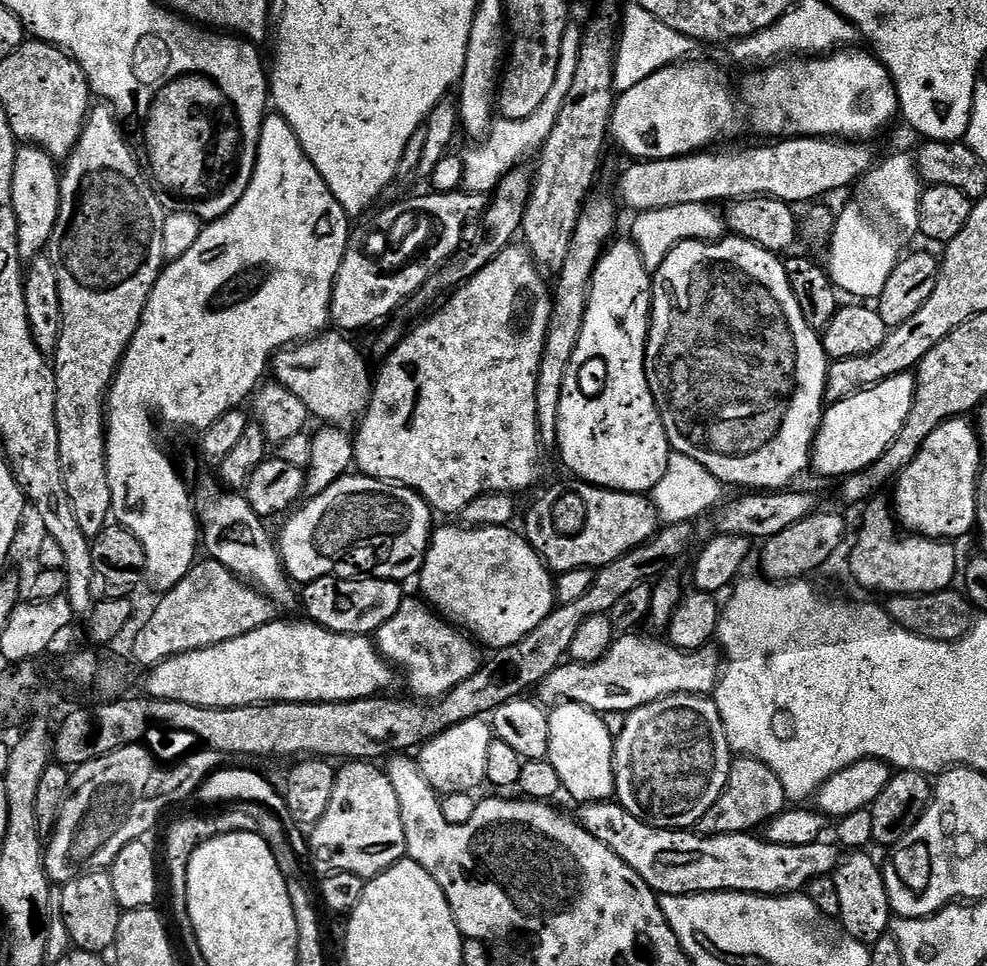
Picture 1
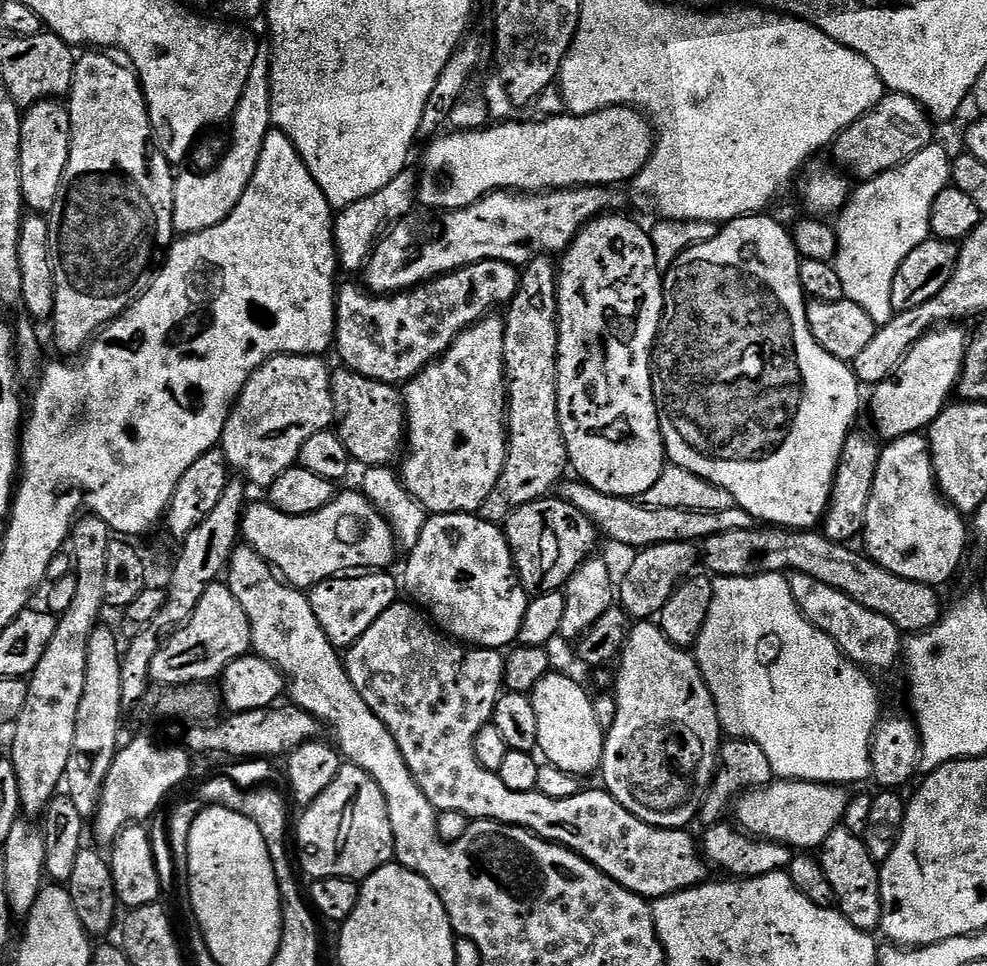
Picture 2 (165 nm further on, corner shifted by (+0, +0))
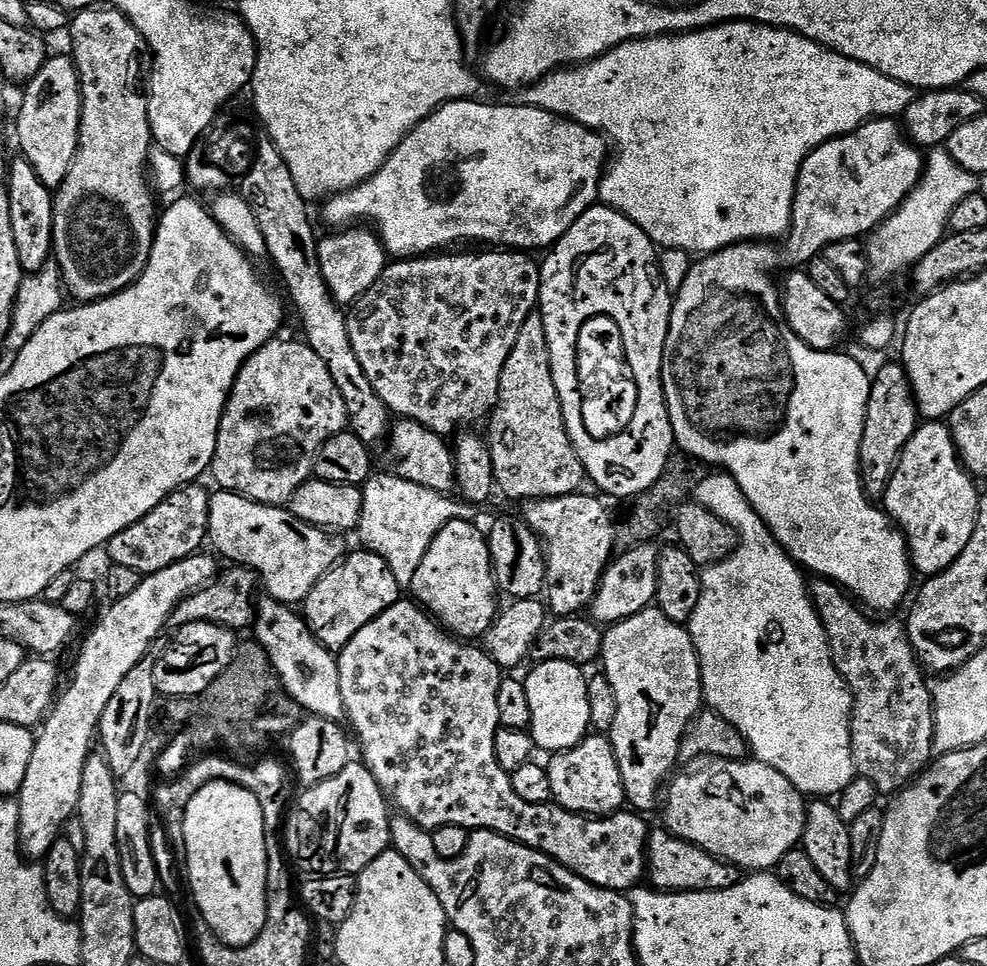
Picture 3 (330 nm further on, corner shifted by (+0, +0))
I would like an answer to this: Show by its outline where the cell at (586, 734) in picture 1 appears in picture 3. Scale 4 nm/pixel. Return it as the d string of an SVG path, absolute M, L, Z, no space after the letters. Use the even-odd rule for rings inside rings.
M541 660L535 667L524 680L526 698L530 698L532 740L541 753L544 751L547 754L578 746L592 728L590 701L586 698L588 676L585 669L581 665L561 660Z

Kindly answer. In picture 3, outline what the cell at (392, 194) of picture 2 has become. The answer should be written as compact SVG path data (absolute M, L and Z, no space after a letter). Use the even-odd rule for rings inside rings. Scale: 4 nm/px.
M353 226L328 235L332 236L323 237L318 246L322 276L330 286L332 297L341 306L351 306L366 294L366 290L370 290L370 286L374 286L374 282L378 282L390 263L390 257L379 235L371 227Z

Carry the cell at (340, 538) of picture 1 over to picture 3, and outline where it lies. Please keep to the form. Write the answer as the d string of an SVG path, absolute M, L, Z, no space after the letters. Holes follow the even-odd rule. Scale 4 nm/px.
M237 492L211 493L208 540L233 565L250 568L262 581L271 599L289 606L303 605L316 583L335 568L346 549L339 535L315 528L297 518L287 507L259 504Z

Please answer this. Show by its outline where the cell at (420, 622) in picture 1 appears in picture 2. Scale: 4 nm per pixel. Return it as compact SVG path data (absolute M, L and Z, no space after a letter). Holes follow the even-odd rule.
M403 602L391 604L376 619L374 626L370 626L370 630L366 630L366 634L362 634L362 638L358 638L356 643L347 649L346 667L350 682L354 682L354 690L358 690L358 694L362 694L366 706L370 706L370 710L374 710L374 714L388 727L390 734L394 738L394 742L398 742L398 748L402 750L402 756L406 758L406 764L410 766L410 772L414 774L414 778L418 782L422 794L426 794L428 801L436 807L437 813L457 812L458 814L466 814L469 821L472 822L477 820L497 820L500 824L513 824L519 828L525 828L528 832L533 832L536 836L541 836L543 840L549 840L552 844L561 844L562 847L568 848L572 852L577 852L582 859L591 862L598 871L606 873L614 882L618 882L626 890L638 893L638 895L643 896L649 902L663 896L669 896L675 892L681 892L687 888L695 888L697 884L703 884L709 879L709 865L702 855L702 848L698 843L697 837L695 840L690 834L691 831L650 826L646 822L639 820L634 814L630 814L630 810L622 807L606 790L599 790L600 792L581 790L581 792L574 794L570 798L550 798L546 794L537 791L519 792L518 790L510 790L510 786L506 786L506 782L502 782L502 778L497 773L484 768L480 764L480 759L476 753L476 739L480 731L490 723L492 712L496 709L496 704L502 695L502 689L505 687L505 653L495 648L465 646L463 643L449 638L439 627L434 626L433 621L419 607L413 606L411 603L408 604L403 604Z

